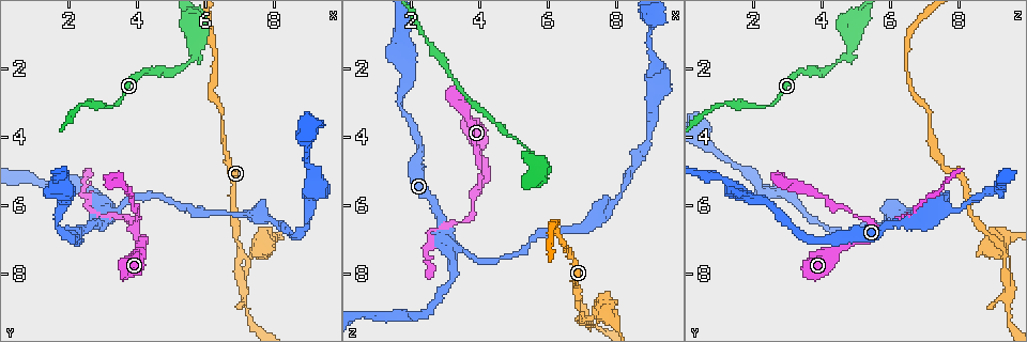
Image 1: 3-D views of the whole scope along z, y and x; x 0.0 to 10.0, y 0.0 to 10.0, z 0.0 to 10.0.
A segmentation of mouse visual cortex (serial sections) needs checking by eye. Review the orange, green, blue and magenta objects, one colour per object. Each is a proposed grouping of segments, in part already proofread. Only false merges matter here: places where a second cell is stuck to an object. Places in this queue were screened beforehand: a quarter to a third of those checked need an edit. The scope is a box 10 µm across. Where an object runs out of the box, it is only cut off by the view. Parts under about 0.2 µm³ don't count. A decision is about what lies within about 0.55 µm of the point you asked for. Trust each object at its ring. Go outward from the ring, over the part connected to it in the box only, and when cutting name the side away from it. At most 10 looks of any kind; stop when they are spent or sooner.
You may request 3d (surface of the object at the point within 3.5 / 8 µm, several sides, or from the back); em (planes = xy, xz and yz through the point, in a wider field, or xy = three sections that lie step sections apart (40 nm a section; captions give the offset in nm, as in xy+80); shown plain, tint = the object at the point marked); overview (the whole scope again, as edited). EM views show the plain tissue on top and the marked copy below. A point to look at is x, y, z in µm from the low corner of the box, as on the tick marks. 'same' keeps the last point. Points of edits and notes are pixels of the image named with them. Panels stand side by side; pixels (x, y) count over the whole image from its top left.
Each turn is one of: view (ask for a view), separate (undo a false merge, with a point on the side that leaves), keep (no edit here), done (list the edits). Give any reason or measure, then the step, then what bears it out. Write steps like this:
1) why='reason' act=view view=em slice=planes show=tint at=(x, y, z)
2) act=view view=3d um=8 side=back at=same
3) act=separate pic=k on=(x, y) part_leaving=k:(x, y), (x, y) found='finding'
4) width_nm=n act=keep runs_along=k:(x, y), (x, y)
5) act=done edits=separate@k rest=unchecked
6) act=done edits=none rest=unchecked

why='branch point' act=view view=3d um=3.5 at=(7.05, 7.50, 9.35)

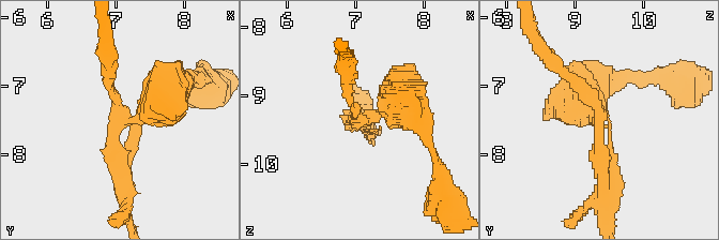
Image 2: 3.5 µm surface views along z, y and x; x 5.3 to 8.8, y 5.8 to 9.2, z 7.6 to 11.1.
arms=3 arm_widths_nm=200,250,500 act=view view=em slice=xy step=1 show=tint at=(7.05, 7.45, 9.30)

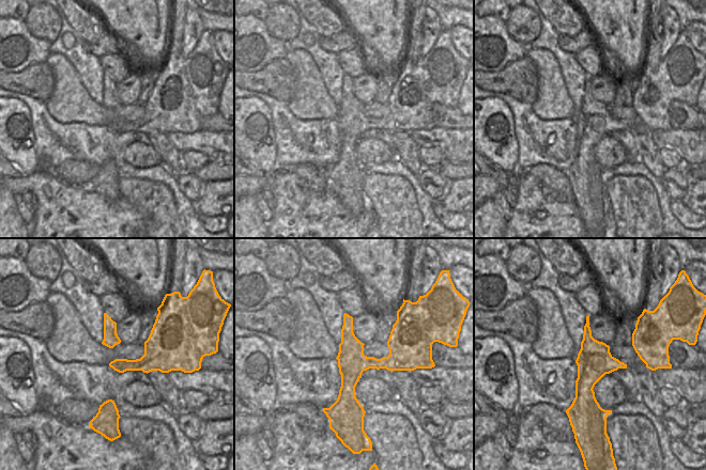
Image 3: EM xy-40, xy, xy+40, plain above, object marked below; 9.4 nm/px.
act=view view=em slice=xy step=3 show=tint at=same

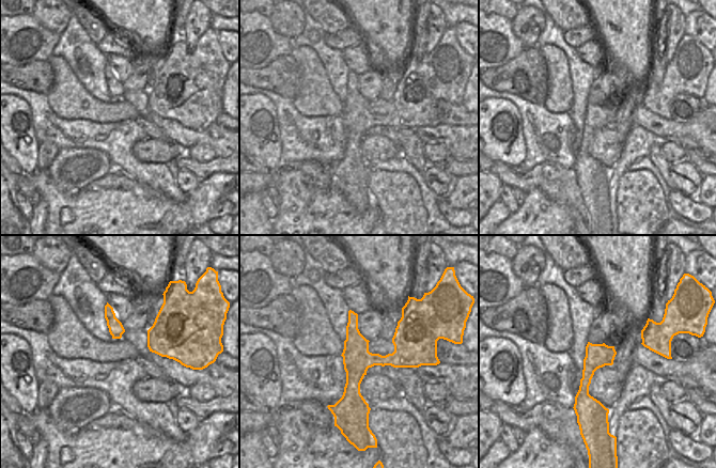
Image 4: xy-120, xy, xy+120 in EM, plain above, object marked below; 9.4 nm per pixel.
act=keep runs_along=4:(415, 346), (370, 360), (338, 406) found='one cell here'

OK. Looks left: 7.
why='two arms in line, one across' act=view view=3d um=3.5 side=back at=(3.20, 6.35, 7.25)

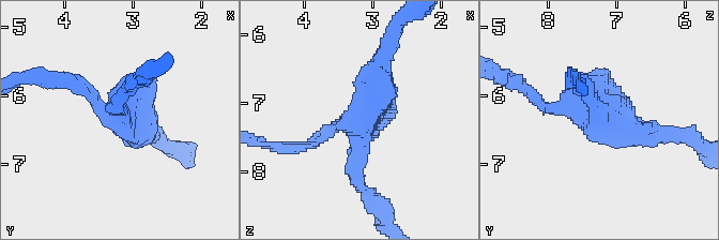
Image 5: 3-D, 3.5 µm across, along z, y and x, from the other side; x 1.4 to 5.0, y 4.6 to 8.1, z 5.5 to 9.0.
act=view view=em slice=planes show=tint at=(3.20, 6.35, 7.30)

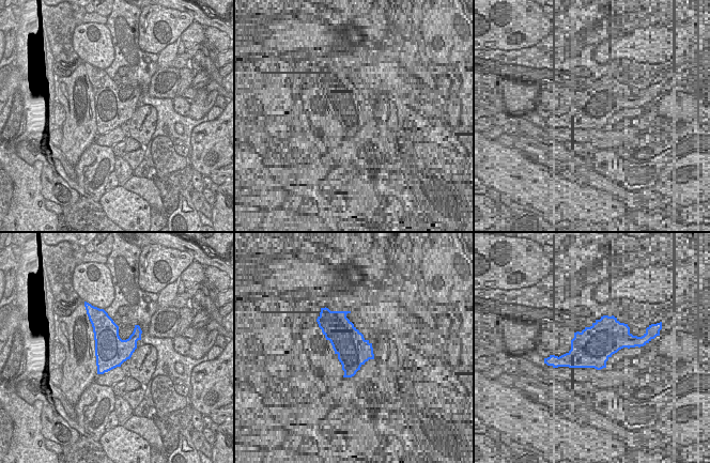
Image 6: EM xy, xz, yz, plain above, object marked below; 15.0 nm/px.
act=keep runs_along=5:(379, 62), (366, 115), (304, 148) found='one cell here'

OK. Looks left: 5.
why='sharp bend' act=view view=3d um=3.5 at=(3.95, 6.75, 5.55)

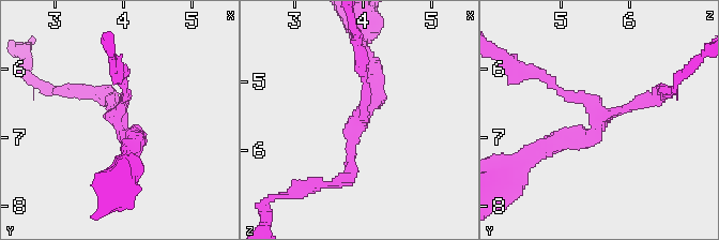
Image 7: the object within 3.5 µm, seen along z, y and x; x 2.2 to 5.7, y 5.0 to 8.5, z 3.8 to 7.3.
why='shape alone is not enough' act=view view=em slice=xy step=2 show=tint at=(3.90, 6.80, 5.55)

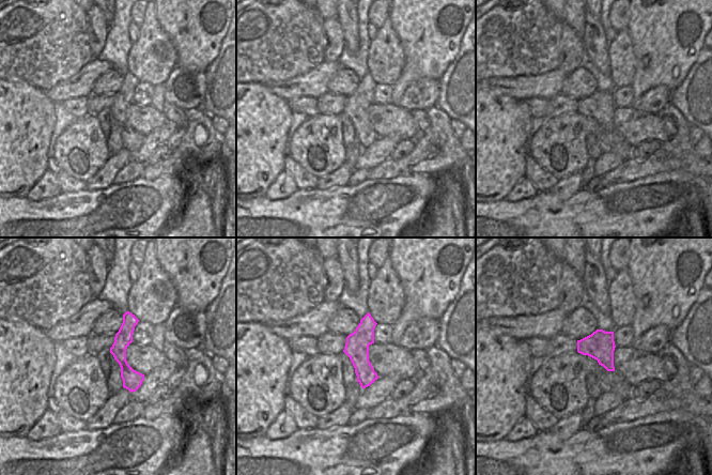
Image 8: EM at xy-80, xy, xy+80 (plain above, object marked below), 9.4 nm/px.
width_nm=220 act=keep runs_along=8:(128, 315), (121, 359), (133, 388) found='one cell here'

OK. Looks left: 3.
why='sudden change in width' act=view view=3d um=3.5 at=(5.70, 1.45, 4.90)

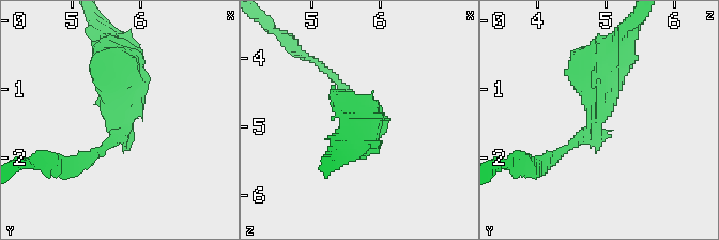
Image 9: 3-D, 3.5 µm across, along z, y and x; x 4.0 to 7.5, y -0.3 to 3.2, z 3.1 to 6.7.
act=separate pic=9 on=(608, 93) found='a second cell is stuck on'

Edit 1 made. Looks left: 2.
act=done edits=separate@9 rest=unchecked

